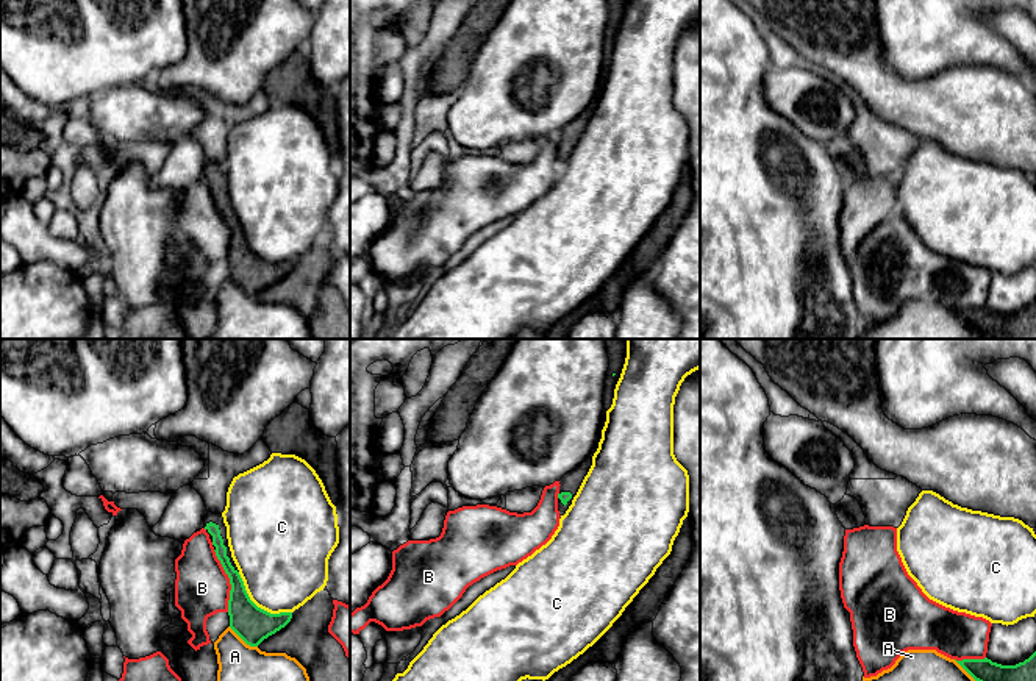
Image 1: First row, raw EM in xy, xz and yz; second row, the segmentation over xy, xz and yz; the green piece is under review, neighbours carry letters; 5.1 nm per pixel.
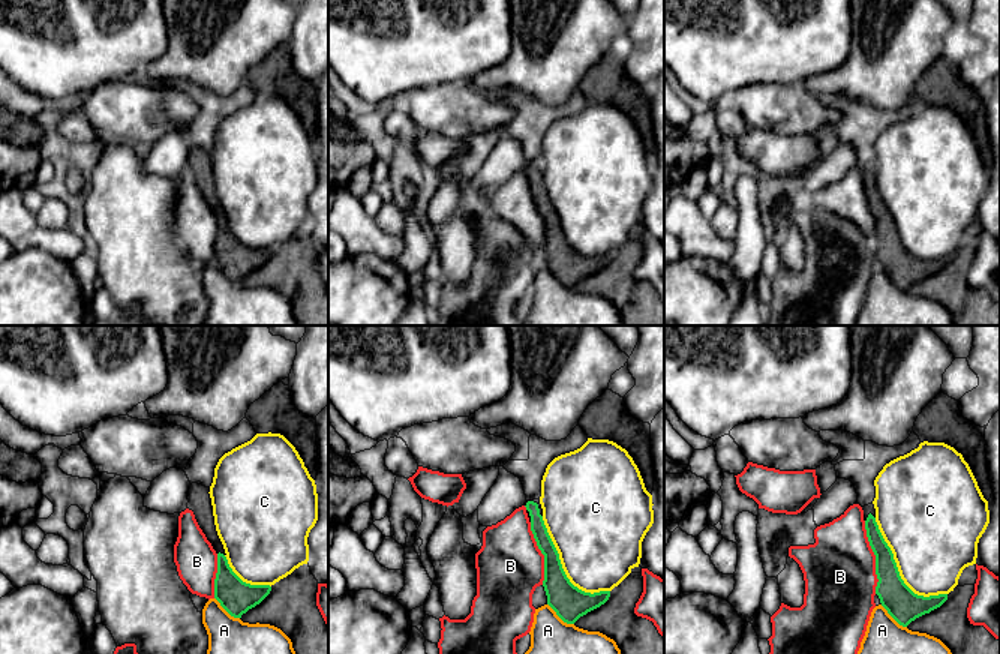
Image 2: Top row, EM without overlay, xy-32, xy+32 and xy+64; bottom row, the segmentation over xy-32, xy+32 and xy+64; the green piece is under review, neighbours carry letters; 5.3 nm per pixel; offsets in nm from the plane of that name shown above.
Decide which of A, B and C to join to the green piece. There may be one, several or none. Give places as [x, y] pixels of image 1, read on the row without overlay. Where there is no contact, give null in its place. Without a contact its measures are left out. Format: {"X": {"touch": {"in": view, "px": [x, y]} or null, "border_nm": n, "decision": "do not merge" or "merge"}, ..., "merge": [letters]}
{"A": {"touch": {"in": "xy", "px": [242, 289]}, "border_nm": 190, "decision": "do not merge"}, "B": {"touch": {"in": "xy", "px": [230, 231]}, "border_nm": 340, "decision": "do not merge"}, "C": {"touch": {"in": "xy", "px": [257, 256]}, "border_nm": 360, "decision": "do not merge"}, "merge": []}

